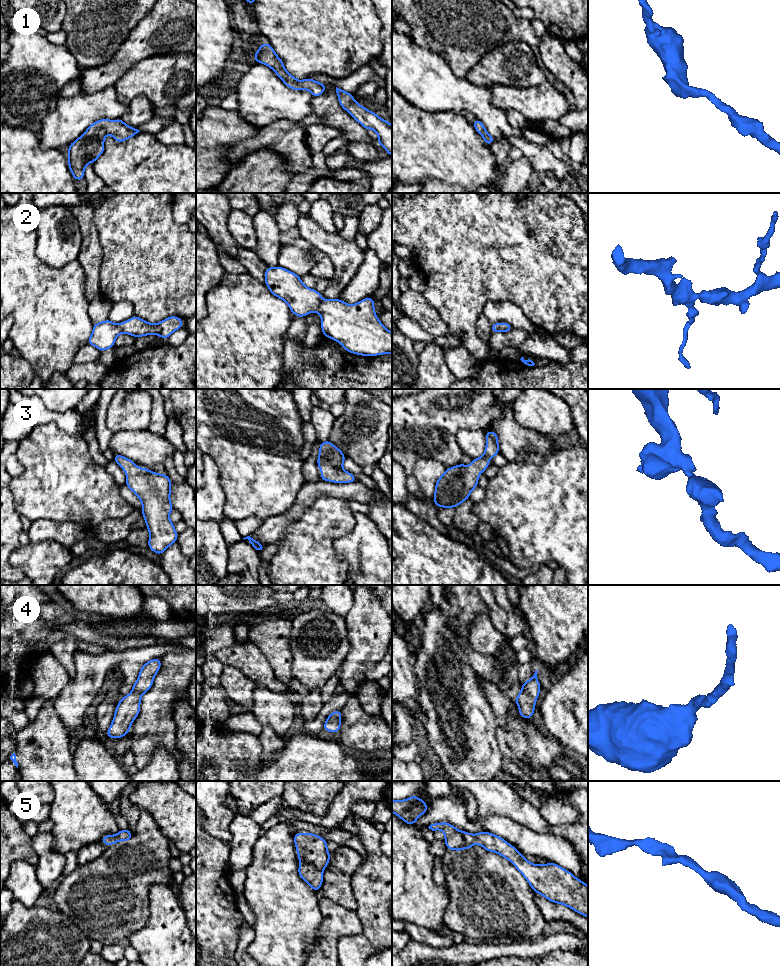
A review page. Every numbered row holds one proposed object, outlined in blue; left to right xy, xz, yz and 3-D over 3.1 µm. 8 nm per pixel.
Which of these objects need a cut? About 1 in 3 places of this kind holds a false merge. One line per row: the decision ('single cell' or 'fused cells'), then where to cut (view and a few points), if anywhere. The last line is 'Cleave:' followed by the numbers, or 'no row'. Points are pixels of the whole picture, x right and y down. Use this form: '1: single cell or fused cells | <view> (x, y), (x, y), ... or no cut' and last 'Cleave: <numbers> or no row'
1: single cell | no cut
2: single cell | no cut
3: single cell | no cut
4: single cell | no cut
5: single cell | no cut
Cleave: no row

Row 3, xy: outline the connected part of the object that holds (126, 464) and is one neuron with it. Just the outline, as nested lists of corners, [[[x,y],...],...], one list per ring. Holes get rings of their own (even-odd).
[[[114,454],[114,461],[126,472],[126,486],[131,489],[142,502],[142,515],[150,533],[148,547],[156,554],[162,554],[170,545],[177,542],[178,534],[169,515],[174,509],[170,501],[171,480],[165,474],[158,474],[146,468],[136,467],[136,463],[119,454]]]

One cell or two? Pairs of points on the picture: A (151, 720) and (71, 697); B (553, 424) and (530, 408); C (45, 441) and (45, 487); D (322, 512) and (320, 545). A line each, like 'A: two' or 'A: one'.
A: two
B: one
C: one
D: one

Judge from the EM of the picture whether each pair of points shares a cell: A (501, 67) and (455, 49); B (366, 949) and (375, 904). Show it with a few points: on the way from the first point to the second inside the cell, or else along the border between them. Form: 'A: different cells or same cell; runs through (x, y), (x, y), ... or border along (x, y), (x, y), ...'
A: different cells; border along (501, 46), (488, 51), (468, 72), (466, 77)
B: same cell; runs through (372, 938), (373, 915)

